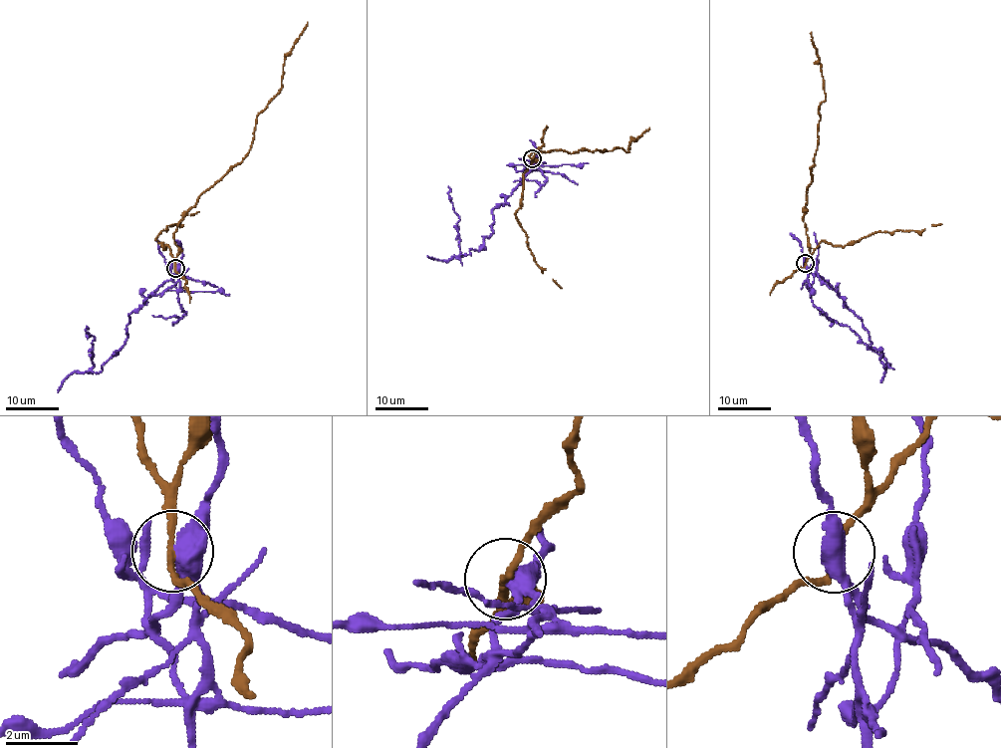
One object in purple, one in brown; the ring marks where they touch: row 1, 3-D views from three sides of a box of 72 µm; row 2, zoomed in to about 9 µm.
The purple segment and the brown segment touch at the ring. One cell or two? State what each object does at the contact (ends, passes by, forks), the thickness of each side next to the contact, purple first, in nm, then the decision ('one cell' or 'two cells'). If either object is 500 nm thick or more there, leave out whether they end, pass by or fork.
purple passes by; brown passes by; 460 nm thick on the purple side, 160 nm on the other; two cells

